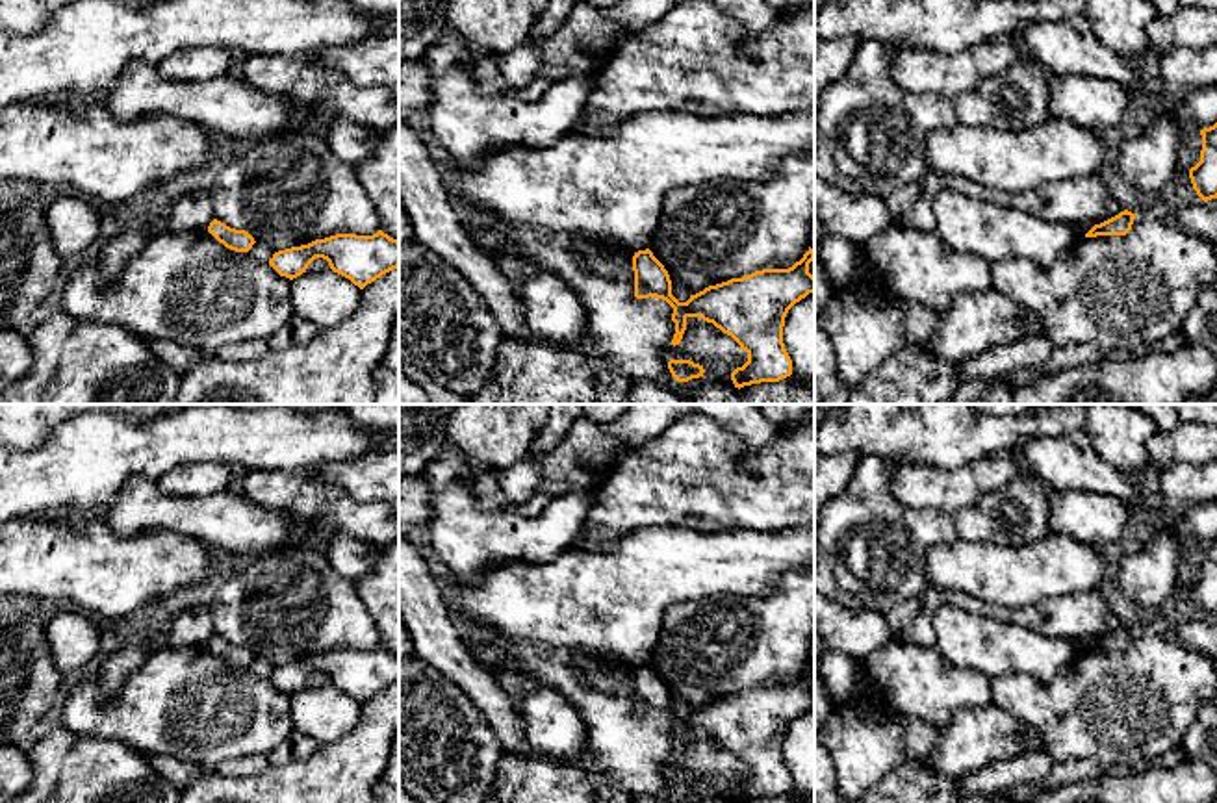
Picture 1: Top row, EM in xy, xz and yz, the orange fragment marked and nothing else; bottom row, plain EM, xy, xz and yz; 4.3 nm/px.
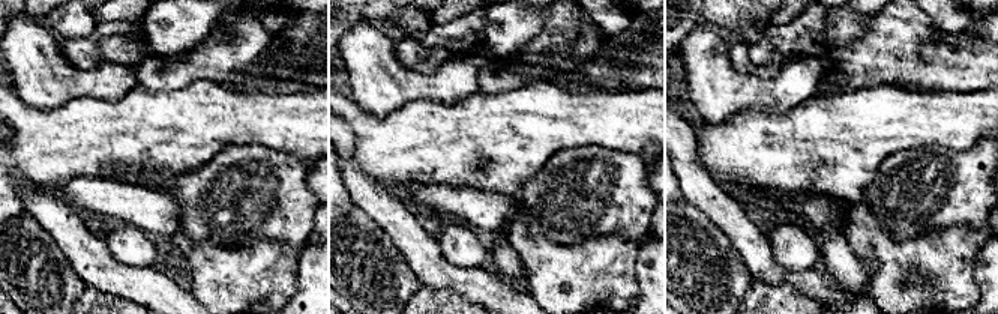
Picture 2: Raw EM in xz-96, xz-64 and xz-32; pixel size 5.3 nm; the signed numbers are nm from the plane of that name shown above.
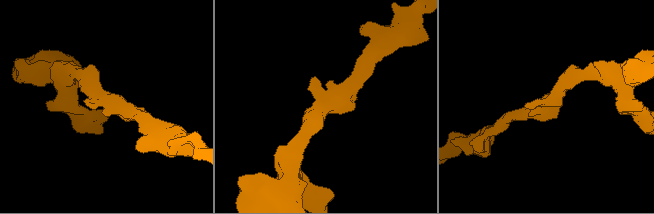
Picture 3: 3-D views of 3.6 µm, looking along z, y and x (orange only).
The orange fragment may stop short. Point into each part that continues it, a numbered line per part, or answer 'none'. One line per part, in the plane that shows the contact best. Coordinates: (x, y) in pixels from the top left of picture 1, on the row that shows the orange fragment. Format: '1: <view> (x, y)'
none

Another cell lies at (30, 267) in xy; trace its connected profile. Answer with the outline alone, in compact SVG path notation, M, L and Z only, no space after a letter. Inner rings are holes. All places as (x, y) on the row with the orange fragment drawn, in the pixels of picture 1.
M45 208L7 210L0 226L0 330L26 330L65 267L67 260L52 245Z

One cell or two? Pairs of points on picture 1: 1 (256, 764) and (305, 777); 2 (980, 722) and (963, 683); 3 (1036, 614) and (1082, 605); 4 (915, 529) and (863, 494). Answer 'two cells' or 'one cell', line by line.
1: two cells
2: two cells
3: one cell
4: one cell

